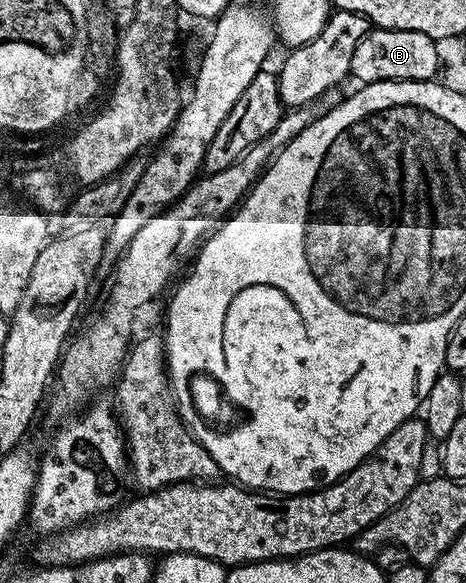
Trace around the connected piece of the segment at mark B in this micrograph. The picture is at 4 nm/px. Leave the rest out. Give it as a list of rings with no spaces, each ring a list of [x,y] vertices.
[[[372,29],[358,45],[358,49],[354,49],[351,78],[360,79],[361,84],[423,79],[432,81],[437,78],[441,67],[436,40],[426,37],[426,33]]]

